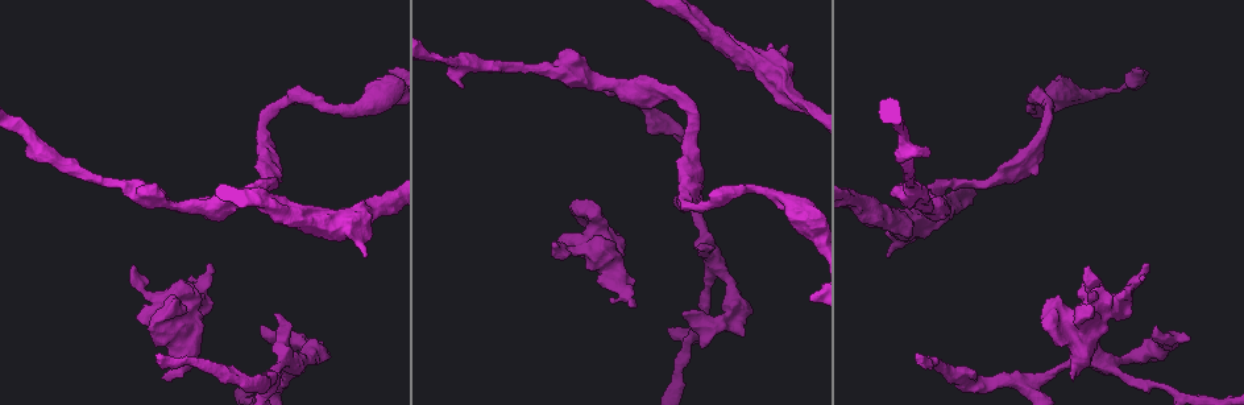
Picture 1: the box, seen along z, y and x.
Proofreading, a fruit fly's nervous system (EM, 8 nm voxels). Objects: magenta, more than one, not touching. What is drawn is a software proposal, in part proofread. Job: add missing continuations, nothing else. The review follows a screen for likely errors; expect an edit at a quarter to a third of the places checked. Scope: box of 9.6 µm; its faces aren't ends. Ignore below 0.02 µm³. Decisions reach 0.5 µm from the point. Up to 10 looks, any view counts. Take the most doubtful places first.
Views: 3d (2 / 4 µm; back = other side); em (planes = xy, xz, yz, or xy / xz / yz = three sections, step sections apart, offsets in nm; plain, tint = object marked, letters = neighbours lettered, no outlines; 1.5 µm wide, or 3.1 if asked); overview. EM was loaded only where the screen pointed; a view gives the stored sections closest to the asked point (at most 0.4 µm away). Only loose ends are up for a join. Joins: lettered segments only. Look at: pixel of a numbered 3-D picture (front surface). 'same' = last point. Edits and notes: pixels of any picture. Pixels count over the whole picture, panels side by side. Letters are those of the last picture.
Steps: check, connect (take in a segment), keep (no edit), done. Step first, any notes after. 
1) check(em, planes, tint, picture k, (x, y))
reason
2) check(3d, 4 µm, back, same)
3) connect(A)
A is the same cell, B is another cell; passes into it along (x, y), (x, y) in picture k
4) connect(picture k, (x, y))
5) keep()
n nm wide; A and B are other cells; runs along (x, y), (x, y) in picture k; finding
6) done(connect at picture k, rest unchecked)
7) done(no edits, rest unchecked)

check(em, planes, letters, picture 1, (163, 377))
thick end

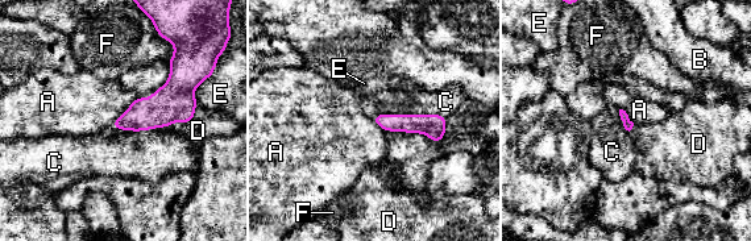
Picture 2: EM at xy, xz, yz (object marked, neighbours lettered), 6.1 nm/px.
connect(C)
C is the same cell, A, B, D, E and F are other cells; it goes on there

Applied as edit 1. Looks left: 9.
check(3d, 4 µm, picture 1, (886, 256))
an open end

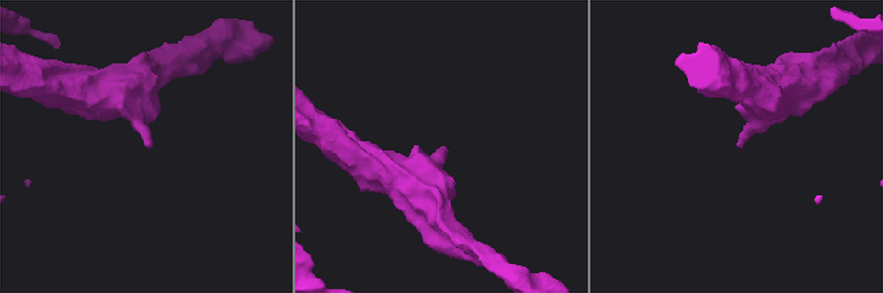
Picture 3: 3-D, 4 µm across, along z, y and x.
check(em, planes, letters, picture 3, (149, 146))

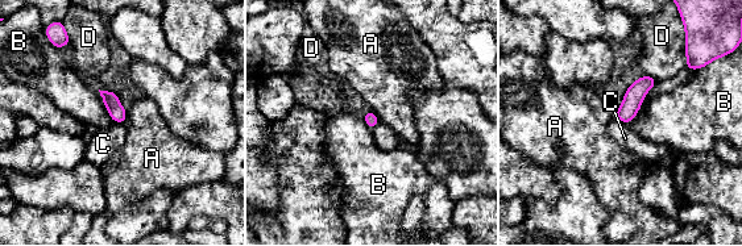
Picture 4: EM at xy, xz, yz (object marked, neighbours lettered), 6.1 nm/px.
keep()
A, B, C and D are other cells; border along (614, 116), (626, 125) in picture 4; no lettered segment goes on from it

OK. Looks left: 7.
done(connect at picture 2, rest unchecked)

